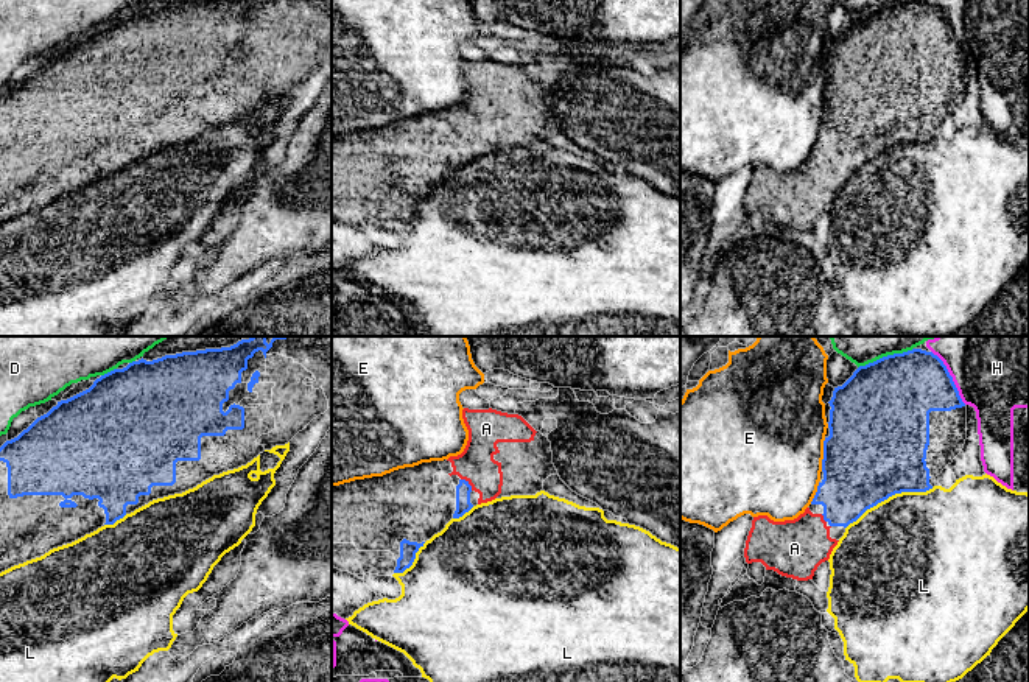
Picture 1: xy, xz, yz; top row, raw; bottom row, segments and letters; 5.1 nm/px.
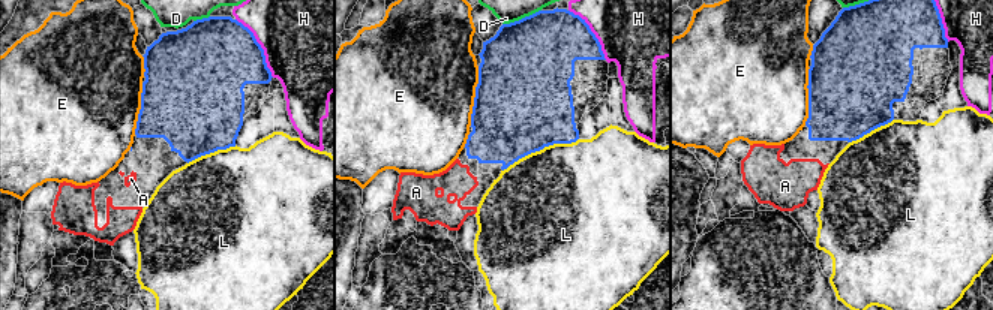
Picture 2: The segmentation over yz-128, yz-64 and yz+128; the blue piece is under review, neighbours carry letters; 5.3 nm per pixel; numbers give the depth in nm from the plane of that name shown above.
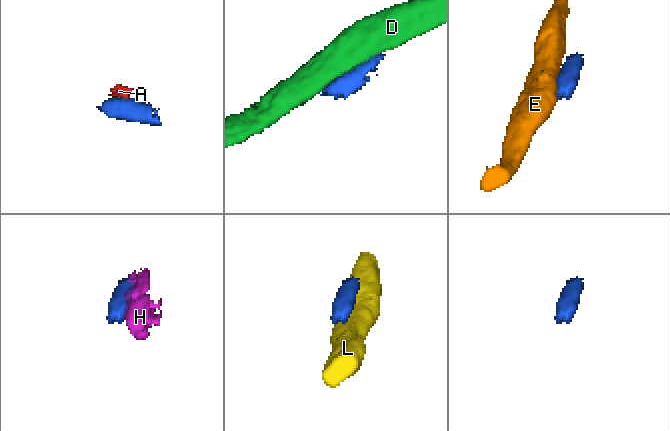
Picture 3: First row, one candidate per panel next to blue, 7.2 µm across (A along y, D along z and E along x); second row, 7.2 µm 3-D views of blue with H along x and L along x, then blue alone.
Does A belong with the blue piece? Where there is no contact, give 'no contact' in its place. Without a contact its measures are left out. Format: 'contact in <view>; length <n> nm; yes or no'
contact in xz; length 90 nm; yes

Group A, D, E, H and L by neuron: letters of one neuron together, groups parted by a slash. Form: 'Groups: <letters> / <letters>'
Groups: A / D / E / H / L

